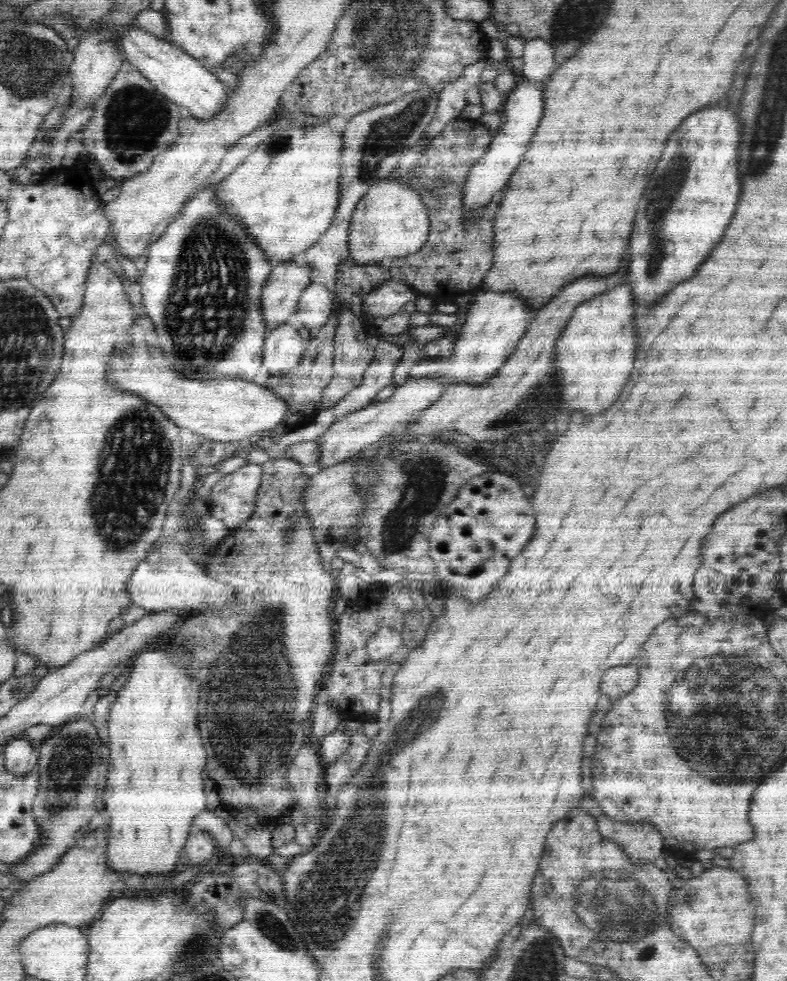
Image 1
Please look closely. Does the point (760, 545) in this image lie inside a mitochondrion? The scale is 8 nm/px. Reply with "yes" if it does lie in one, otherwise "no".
no

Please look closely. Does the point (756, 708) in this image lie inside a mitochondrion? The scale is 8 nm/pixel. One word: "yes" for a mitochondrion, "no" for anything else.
yes

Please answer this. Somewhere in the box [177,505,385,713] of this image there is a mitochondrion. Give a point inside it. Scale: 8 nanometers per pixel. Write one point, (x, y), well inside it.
(289, 528)

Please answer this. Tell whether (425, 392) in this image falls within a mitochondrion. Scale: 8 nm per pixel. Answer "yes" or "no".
no

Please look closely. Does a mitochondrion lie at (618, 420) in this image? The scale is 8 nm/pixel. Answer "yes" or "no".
no

